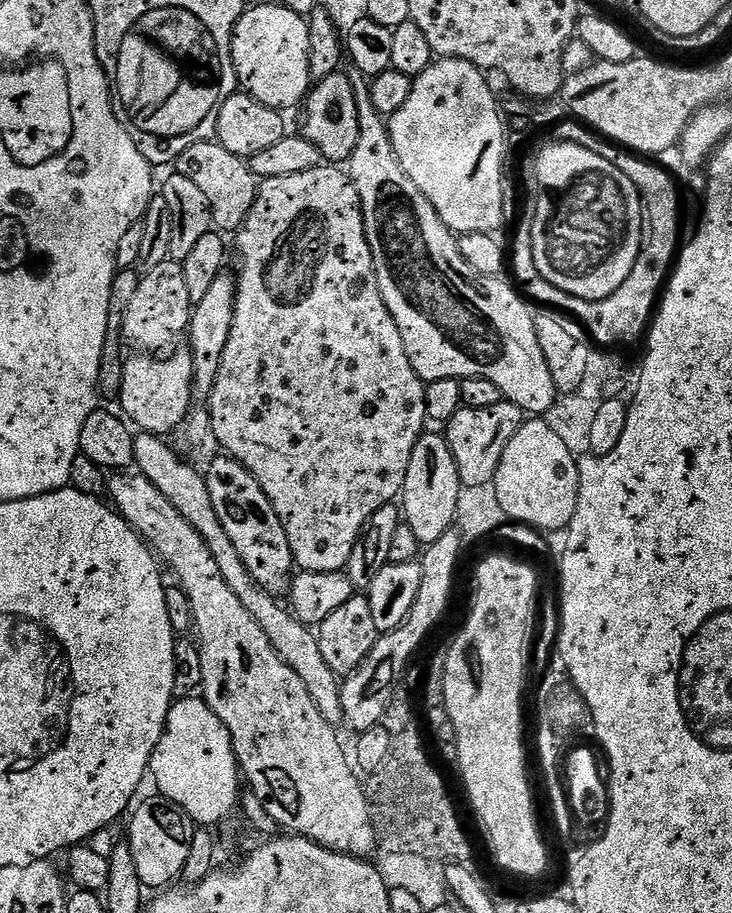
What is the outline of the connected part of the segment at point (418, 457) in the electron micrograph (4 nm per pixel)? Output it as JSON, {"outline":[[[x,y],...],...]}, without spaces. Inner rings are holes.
{"outline":[[[436,430],[425,431],[414,446],[414,454],[410,454],[410,470],[406,470],[406,482],[402,493],[402,520],[414,530],[418,542],[427,546],[438,542],[442,534],[453,531],[460,497],[460,475],[454,462],[454,454],[450,454],[450,446],[443,435]]]}

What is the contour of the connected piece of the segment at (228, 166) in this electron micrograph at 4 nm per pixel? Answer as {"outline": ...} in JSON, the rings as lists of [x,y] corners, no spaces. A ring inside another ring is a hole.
{"outline":[[[204,140],[201,144],[190,146],[190,150],[182,150],[180,157],[174,161],[174,172],[198,186],[198,190],[204,195],[205,203],[208,204],[211,223],[217,229],[239,229],[244,222],[244,215],[248,213],[256,197],[258,187],[257,178],[245,157],[230,154],[230,150],[226,150],[218,142]]]}

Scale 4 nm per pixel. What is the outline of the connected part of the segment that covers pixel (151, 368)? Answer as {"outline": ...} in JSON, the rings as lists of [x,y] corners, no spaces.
{"outline":[[[187,350],[175,352],[168,354],[173,356],[165,355],[163,358],[152,354],[132,354],[136,356],[129,355],[125,359],[118,408],[121,408],[119,411],[140,432],[152,432],[155,436],[167,437],[168,432],[174,431],[179,426],[180,419],[183,416],[185,419],[189,411],[192,395],[192,354]]]}

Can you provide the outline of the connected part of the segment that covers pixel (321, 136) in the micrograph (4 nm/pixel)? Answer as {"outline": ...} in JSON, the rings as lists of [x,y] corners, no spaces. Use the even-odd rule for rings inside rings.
{"outline":[[[343,71],[330,74],[329,77],[315,81],[306,97],[304,112],[304,129],[302,135],[320,152],[328,162],[347,162],[352,159],[358,146],[358,102],[352,85],[351,75]],[[308,108],[308,109],[307,109]],[[341,160],[341,161],[340,161]]]}

